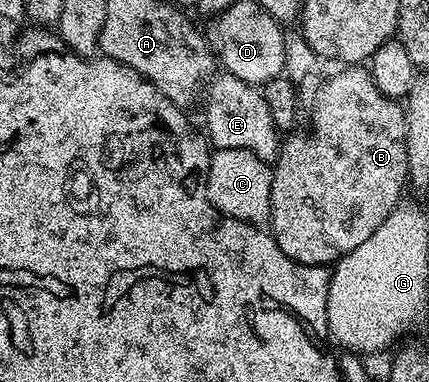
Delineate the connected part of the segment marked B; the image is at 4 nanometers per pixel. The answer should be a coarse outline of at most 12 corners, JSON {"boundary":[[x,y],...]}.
{"boundary":[[349,68],[282,139],[269,232],[330,267],[408,181],[404,107]]}

